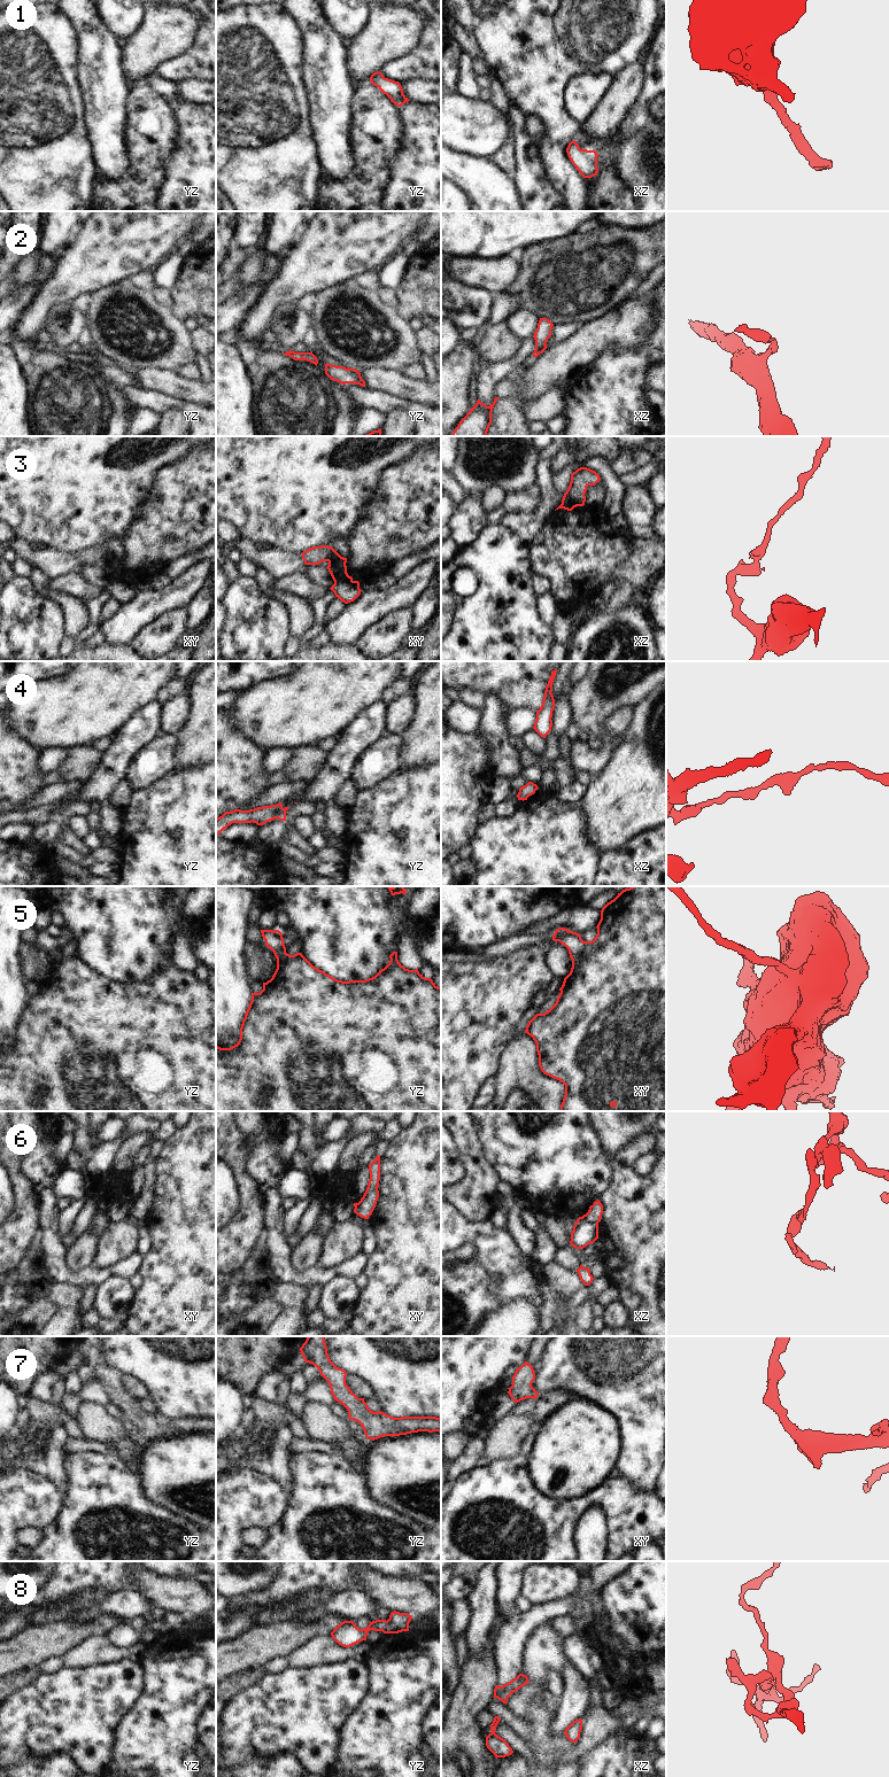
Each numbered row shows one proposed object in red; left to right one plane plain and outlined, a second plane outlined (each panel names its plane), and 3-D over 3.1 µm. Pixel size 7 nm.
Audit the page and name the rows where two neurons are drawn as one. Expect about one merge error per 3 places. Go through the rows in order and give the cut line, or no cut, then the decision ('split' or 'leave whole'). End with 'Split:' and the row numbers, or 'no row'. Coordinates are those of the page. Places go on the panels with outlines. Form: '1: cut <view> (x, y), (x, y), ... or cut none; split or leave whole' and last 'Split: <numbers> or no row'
1: cut none; leave whole
2: cut none; leave whole
3: cut xy (352, 580), (340, 580), (334, 583); split
4: cut none; leave whole
5: cut none; leave whole
6: cut xz (581, 1217), (597, 1223); split
7: cut none; leave whole
8: cut none; leave whole
Split: 3, 6

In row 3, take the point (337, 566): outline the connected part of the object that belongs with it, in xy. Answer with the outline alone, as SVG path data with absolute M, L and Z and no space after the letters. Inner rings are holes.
M312 546L302 552L302 559L306 565L319 565L322 561L327 561L328 566L326 568L334 583L353 581L353 577L347 573L347 558L341 557L332 546Z

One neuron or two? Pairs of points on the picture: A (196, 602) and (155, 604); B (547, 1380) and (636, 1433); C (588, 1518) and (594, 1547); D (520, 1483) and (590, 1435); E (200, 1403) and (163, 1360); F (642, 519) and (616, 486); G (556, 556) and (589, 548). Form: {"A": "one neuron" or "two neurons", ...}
{"A": "two neurons", "B": "one neuron", "C": "one neuron", "D": "two neurons", "E": "one neuron", "F": "two neurons", "G": "one neuron"}

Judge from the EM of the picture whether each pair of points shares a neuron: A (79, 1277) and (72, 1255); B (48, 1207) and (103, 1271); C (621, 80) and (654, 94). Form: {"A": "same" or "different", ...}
{"A": "different", "B": "same", "C": "different"}

